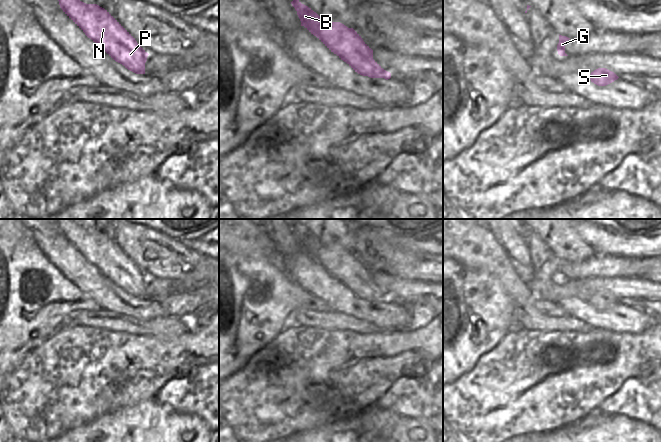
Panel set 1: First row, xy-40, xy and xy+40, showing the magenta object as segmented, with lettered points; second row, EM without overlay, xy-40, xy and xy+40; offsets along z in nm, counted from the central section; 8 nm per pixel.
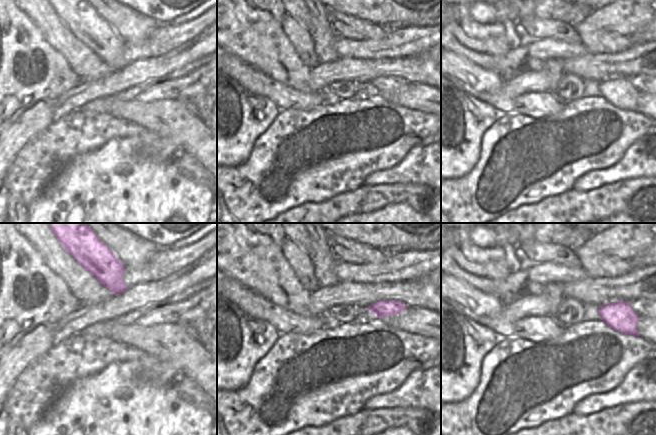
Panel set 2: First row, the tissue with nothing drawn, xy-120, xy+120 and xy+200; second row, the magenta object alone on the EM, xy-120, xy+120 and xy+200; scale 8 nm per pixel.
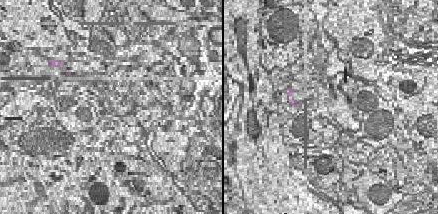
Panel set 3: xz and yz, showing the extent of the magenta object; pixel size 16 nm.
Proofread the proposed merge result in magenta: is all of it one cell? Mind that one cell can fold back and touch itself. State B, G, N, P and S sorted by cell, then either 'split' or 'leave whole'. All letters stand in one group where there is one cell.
groups B G N P S; leave whole

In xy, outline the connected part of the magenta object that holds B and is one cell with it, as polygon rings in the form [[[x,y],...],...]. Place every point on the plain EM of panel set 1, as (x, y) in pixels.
[[[296,222],[291,226],[297,239],[311,258],[316,260],[331,276],[346,286],[355,296],[370,302],[391,302],[374,283],[373,274],[353,253],[340,246],[326,246],[308,230]]]

